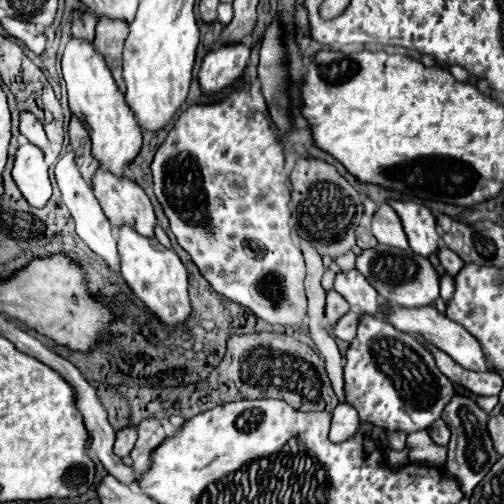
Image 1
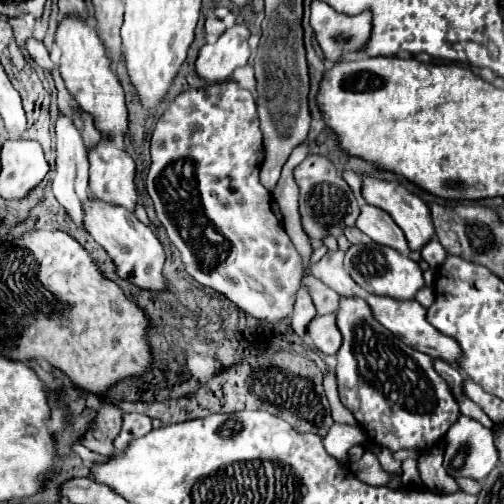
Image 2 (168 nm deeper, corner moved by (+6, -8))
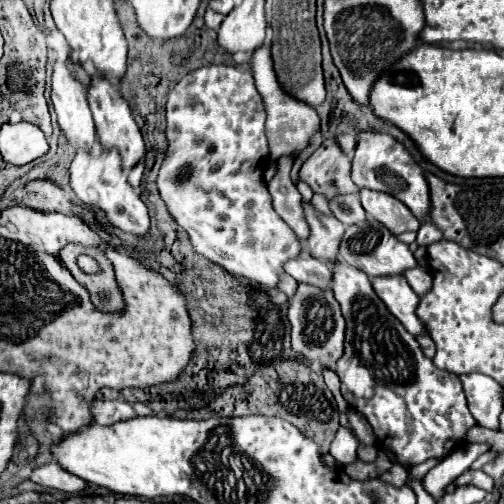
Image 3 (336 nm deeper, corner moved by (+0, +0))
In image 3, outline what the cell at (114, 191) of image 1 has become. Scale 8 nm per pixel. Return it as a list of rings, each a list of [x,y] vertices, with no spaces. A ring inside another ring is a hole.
[[[92,76],[92,86],[88,90],[88,104],[90,104],[92,116],[94,116],[98,142],[102,144],[102,148],[116,148],[122,156],[124,170],[132,170],[146,154],[146,146],[144,146],[144,138],[142,138],[136,122],[132,120],[130,108],[126,104],[126,100],[122,98],[122,94],[116,90],[116,86],[110,80]]]

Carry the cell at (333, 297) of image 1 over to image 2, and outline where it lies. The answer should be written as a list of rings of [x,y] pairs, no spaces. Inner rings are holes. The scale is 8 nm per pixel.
[[[304,274],[302,276],[302,284],[308,288],[318,314],[326,314],[326,312],[336,312],[338,310],[340,296],[332,288],[328,288],[326,284],[322,284],[312,274]]]

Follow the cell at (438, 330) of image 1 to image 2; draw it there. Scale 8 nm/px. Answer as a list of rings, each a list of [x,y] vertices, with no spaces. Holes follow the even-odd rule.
[[[370,294],[366,298],[366,302],[370,304],[372,312],[374,312],[374,318],[384,326],[388,328],[394,336],[398,336],[402,342],[406,342],[408,346],[432,356],[432,358],[442,358],[450,364],[456,364],[458,360],[458,354],[462,354],[462,350],[458,350],[458,344],[450,338],[450,336],[444,336],[440,334],[434,326],[428,324],[426,320],[426,308],[420,306],[416,300],[394,300],[390,296],[374,296]]]

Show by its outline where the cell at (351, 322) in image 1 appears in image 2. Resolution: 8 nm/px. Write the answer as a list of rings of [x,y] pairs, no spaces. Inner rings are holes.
[[[336,314],[314,316],[306,328],[310,344],[322,354],[336,354],[342,342],[342,334],[336,328]]]

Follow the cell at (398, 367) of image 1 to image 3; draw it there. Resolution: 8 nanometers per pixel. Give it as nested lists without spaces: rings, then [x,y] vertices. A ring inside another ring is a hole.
[[[334,264],[334,296],[342,306],[342,316],[346,320],[346,342],[344,342],[344,356],[336,364],[336,374],[342,382],[342,396],[344,400],[354,406],[370,426],[374,428],[380,442],[388,444],[382,446],[396,454],[396,460],[402,466],[416,466],[428,458],[446,456],[454,446],[460,444],[466,430],[476,424],[472,418],[466,396],[462,390],[462,382],[456,374],[438,370],[428,356],[424,356],[420,344],[414,336],[406,332],[406,328],[388,312],[384,302],[376,296],[368,276],[358,268],[346,264]]]

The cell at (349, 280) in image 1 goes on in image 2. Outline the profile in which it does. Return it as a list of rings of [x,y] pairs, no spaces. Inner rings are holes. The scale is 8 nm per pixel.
[[[340,248],[334,252],[328,250],[328,254],[322,260],[310,264],[310,274],[318,276],[318,280],[334,288],[340,296],[354,296],[356,284],[346,272],[346,268],[342,266],[342,258],[344,258],[344,252]]]

